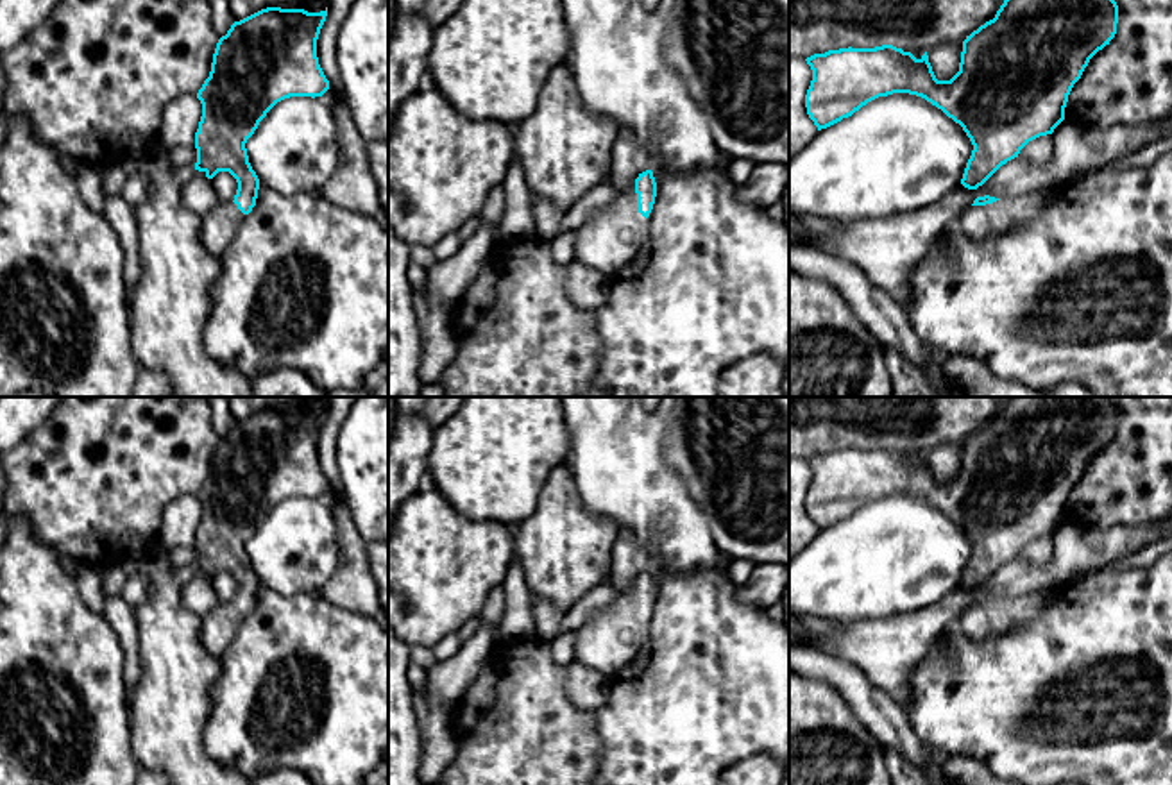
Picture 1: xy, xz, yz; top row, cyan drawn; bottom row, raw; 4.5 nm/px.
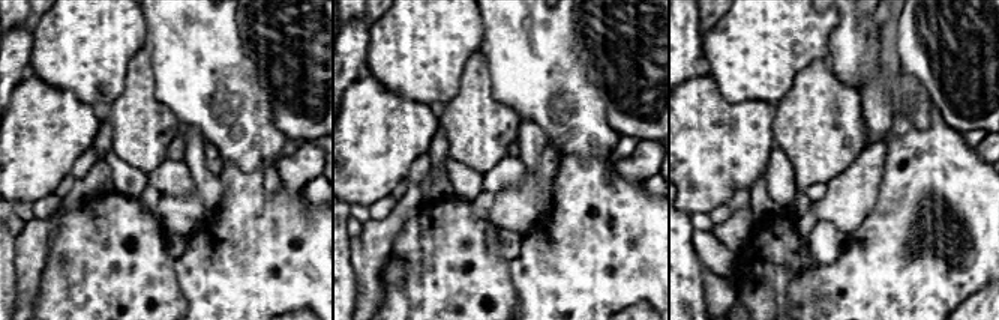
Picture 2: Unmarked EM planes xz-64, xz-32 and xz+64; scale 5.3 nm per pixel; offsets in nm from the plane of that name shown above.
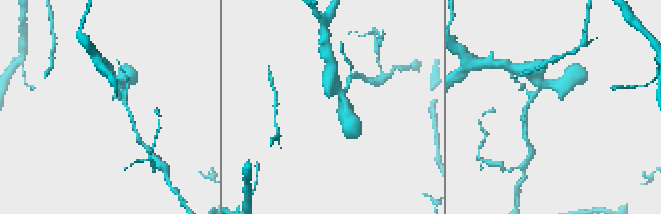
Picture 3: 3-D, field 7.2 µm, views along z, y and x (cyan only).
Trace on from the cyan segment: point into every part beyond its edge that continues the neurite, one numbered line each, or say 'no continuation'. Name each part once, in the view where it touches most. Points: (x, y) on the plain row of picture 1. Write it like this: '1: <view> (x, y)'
1: xz (609, 639)

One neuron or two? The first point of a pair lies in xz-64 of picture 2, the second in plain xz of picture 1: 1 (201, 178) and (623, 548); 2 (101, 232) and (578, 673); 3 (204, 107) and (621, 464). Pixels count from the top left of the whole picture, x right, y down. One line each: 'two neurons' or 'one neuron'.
1: one neuron
2: two neurons
3: one neuron

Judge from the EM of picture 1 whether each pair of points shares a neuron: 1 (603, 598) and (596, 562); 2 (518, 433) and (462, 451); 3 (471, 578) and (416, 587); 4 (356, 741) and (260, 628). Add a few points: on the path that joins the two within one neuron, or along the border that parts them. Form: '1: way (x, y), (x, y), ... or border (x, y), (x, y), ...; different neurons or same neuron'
1: border (607, 582), (591, 589), (569, 610); different neurons
2: way (503, 442), (494, 451), (476, 451); same neuron
3: way (457, 578), (430, 578); same neuron
4: way (331, 705), (328, 666), (315, 655), (296, 651); same neuron

